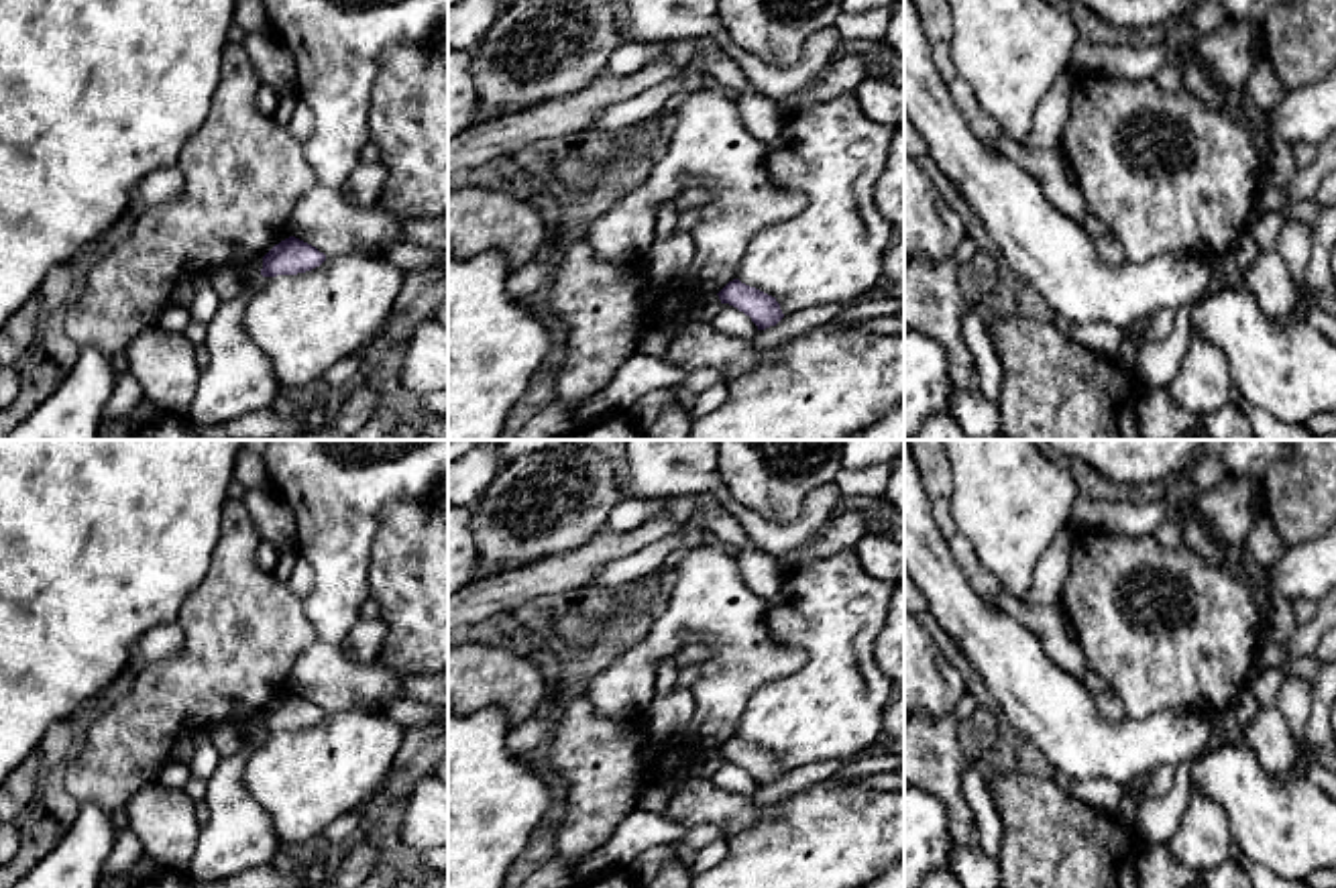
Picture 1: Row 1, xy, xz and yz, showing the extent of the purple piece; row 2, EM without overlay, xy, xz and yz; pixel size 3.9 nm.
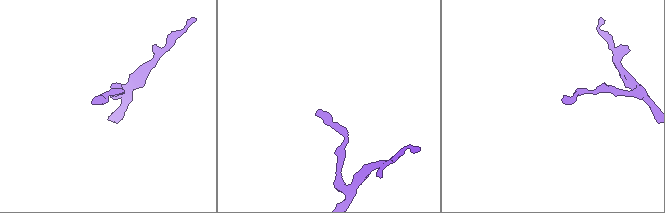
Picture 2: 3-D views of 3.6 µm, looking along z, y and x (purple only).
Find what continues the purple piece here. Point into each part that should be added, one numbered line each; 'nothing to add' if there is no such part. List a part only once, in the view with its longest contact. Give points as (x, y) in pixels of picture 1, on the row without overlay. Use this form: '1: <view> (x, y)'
nothing to add

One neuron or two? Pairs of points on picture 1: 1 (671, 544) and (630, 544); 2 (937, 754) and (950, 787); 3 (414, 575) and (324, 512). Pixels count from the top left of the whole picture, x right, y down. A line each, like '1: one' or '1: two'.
1: two
2: one
3: two

